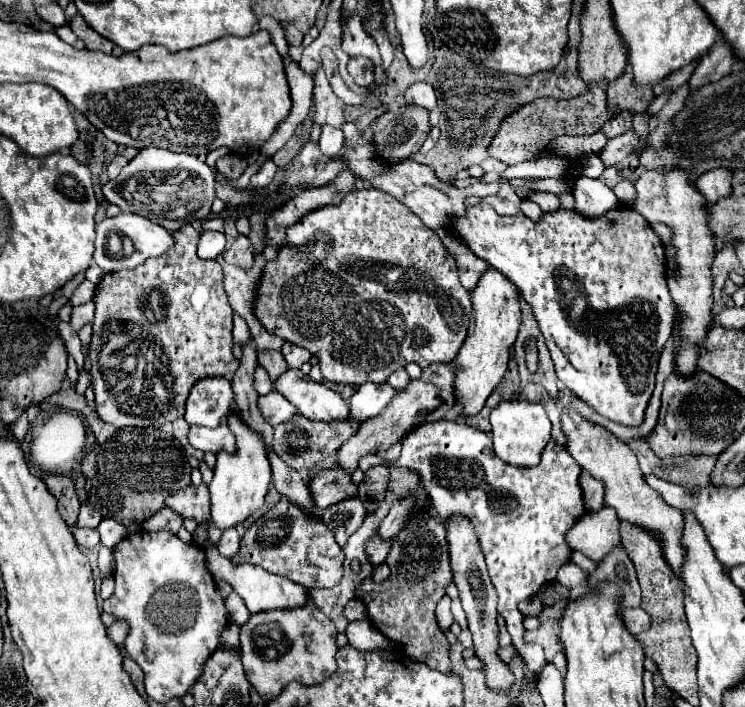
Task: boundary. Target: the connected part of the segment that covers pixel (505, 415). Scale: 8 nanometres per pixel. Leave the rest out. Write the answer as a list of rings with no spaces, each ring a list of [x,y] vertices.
[[[511,400],[501,402],[491,412],[491,426],[493,426],[493,450],[495,454],[507,462],[515,464],[519,468],[533,468],[539,464],[543,456],[543,448],[551,440],[551,420],[545,414],[545,408],[541,404],[533,404],[527,400]]]

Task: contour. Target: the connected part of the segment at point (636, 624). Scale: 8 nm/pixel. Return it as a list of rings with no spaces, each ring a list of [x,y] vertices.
[[[625,608],[621,616],[623,616],[629,632],[635,636],[645,632],[651,626],[651,616],[647,616],[647,612],[643,608]]]

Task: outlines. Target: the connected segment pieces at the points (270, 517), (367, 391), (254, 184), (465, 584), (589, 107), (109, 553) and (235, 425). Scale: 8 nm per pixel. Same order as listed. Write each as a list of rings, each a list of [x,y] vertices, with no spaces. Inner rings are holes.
[[[281,498],[269,512],[253,522],[243,534],[241,548],[235,554],[235,564],[257,564],[267,572],[295,580],[307,588],[333,588],[343,576],[343,548],[335,542],[333,532],[321,518]]]
[[[363,384],[355,390],[355,394],[349,398],[349,412],[351,422],[365,422],[373,416],[377,416],[395,396],[395,390],[385,384]]]
[[[267,160],[267,162],[259,168],[259,172],[251,176],[251,188],[257,188],[257,190],[259,190],[259,188],[265,188],[267,184],[271,184],[271,180],[275,178],[275,170],[277,170],[275,162],[273,162],[273,160]]]
[[[451,516],[449,522],[445,522],[447,528],[447,542],[449,542],[449,560],[451,560],[451,572],[453,582],[459,588],[459,600],[463,604],[463,610],[469,620],[469,630],[473,634],[475,654],[483,660],[483,668],[487,674],[487,684],[493,690],[503,690],[513,684],[513,674],[507,670],[507,666],[497,658],[495,650],[499,648],[497,636],[497,592],[491,584],[491,578],[487,576],[487,564],[483,562],[483,552],[479,548],[479,538],[475,536],[475,528],[471,528],[471,520],[465,516]]]
[[[591,86],[585,94],[571,100],[555,100],[555,98],[533,100],[521,106],[513,116],[503,120],[497,136],[489,146],[489,156],[503,160],[507,166],[515,166],[523,160],[533,160],[539,154],[539,150],[555,136],[595,134],[607,120],[611,120],[611,116],[615,114],[607,110],[607,96],[605,90],[601,90],[599,86]]]
[[[109,548],[99,550],[99,568],[101,568],[103,578],[113,574],[113,550],[109,550]]]
[[[231,414],[227,418],[227,424],[231,426],[231,432],[235,434],[239,448],[237,448],[237,454],[227,454],[227,452],[217,454],[215,476],[213,476],[213,482],[209,484],[211,518],[219,530],[235,528],[237,524],[245,522],[249,516],[259,512],[265,504],[265,494],[267,494],[267,488],[271,482],[267,450],[265,450],[261,438],[251,428],[247,428],[237,414]]]

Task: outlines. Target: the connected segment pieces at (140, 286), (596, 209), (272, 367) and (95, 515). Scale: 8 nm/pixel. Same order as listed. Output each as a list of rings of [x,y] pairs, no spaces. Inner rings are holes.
[[[187,224],[179,230],[173,232],[175,236],[175,244],[159,258],[151,258],[147,260],[145,264],[137,266],[135,270],[119,270],[119,272],[111,272],[111,274],[105,274],[103,280],[97,284],[97,292],[95,292],[95,318],[93,318],[93,336],[91,336],[91,344],[89,344],[89,360],[91,360],[91,382],[93,382],[93,392],[95,392],[95,404],[97,404],[97,412],[99,412],[99,418],[103,422],[107,422],[107,412],[109,408],[115,410],[115,416],[117,416],[117,404],[115,404],[115,398],[111,394],[111,388],[179,388],[179,400],[177,400],[177,406],[185,406],[185,400],[189,396],[189,390],[191,386],[203,378],[203,376],[227,376],[231,372],[237,370],[239,362],[233,358],[231,354],[231,344],[233,344],[233,336],[231,336],[231,306],[227,302],[227,294],[225,294],[225,288],[223,288],[223,268],[217,260],[199,260],[197,256],[197,242],[199,242],[199,232]],[[141,350],[153,350],[153,368],[147,368],[147,364],[141,364]]]
[[[587,176],[575,180],[573,196],[575,196],[575,210],[585,218],[603,216],[619,206],[619,200],[613,194],[613,190],[609,190],[603,182]]]
[[[259,350],[257,358],[259,358],[259,366],[263,366],[269,372],[271,380],[275,380],[279,374],[287,370],[287,362],[283,360],[283,354],[279,350]]]
[[[87,502],[81,504],[81,512],[79,512],[79,520],[77,526],[87,526],[87,528],[97,528],[101,522],[101,516],[97,510],[93,510]]]

